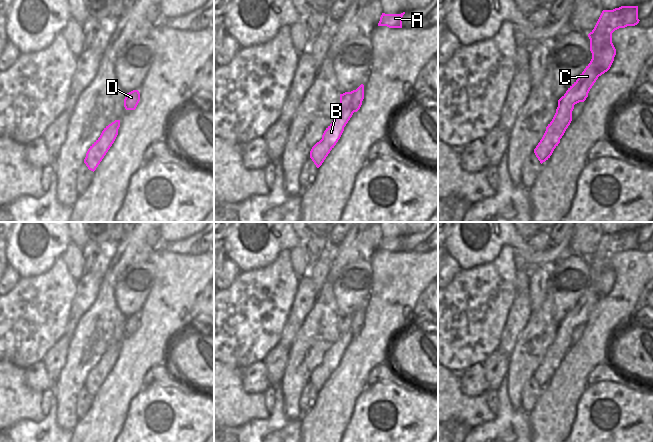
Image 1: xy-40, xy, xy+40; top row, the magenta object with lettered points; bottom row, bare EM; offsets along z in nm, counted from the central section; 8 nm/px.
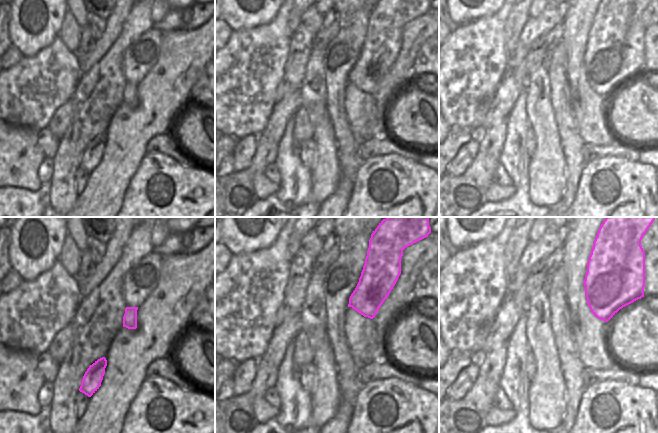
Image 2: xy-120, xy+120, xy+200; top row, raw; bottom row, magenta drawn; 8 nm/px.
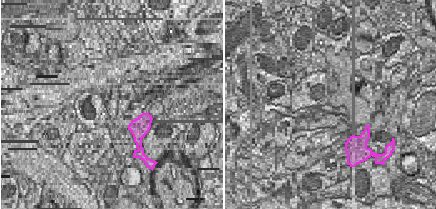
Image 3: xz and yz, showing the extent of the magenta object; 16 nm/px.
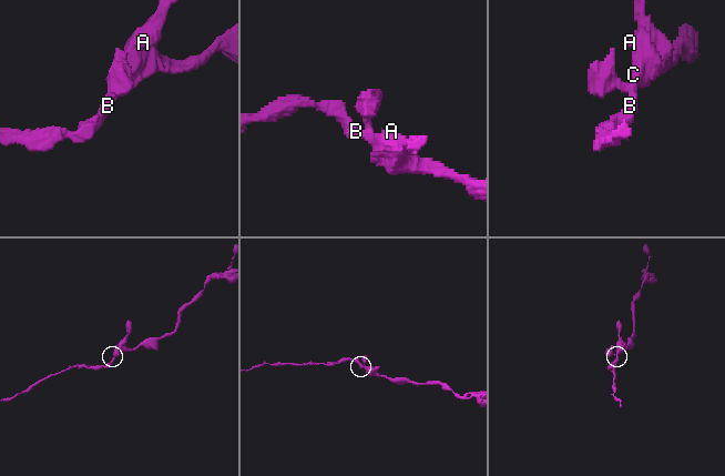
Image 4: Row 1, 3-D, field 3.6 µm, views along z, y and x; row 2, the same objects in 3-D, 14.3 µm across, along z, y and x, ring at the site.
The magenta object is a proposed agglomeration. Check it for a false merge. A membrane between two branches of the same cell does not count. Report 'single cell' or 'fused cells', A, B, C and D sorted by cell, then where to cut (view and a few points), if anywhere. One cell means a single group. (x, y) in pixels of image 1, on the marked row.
fused cells; groups A B C / D; cut xy (363, 87), (356, 91), (352, 99), (353, 111)

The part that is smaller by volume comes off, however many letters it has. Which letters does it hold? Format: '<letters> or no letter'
D.

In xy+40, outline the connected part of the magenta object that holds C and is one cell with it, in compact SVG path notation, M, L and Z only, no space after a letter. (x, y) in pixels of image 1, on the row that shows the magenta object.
M621 6L602 11L594 29L588 34L592 59L578 79L558 100L556 113L534 149L541 164L550 158L560 143L572 121L574 105L584 102L598 77L610 69L616 55L612 33L619 28L635 26L639 21L638 6Z

